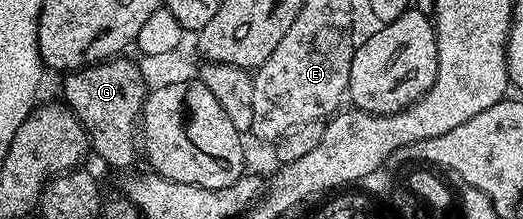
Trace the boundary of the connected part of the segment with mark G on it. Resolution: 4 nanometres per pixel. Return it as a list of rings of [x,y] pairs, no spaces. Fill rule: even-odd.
[[[118,55],[108,61],[102,61],[95,65],[88,65],[86,69],[79,69],[76,71],[70,71],[64,74],[63,81],[65,81],[65,98],[63,98],[64,104],[68,106],[68,108],[72,109],[78,119],[81,121],[81,125],[85,130],[89,133],[89,144],[91,146],[92,152],[94,154],[98,153],[99,156],[102,157],[103,160],[106,161],[107,164],[110,165],[113,169],[125,169],[121,171],[129,171],[134,168],[133,165],[137,161],[139,161],[139,122],[141,119],[141,108],[145,106],[145,98],[147,96],[147,88],[143,81],[143,77],[140,74],[140,67],[136,60],[128,61],[128,56]]]

